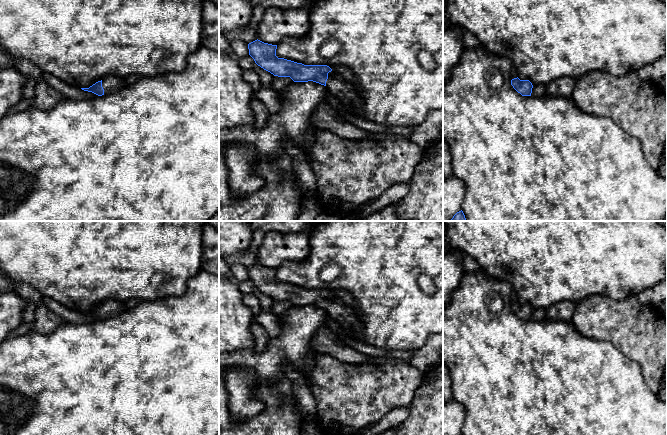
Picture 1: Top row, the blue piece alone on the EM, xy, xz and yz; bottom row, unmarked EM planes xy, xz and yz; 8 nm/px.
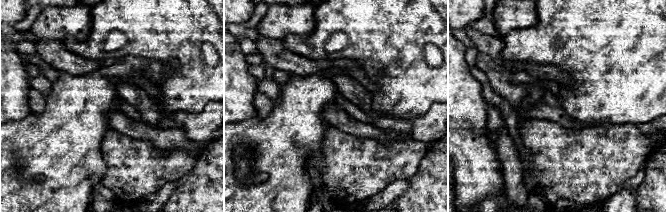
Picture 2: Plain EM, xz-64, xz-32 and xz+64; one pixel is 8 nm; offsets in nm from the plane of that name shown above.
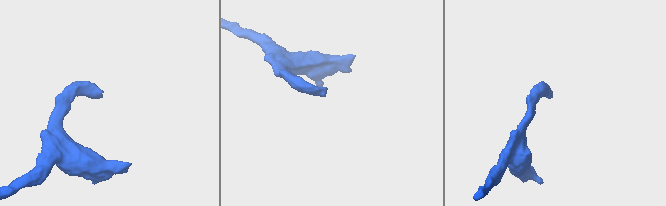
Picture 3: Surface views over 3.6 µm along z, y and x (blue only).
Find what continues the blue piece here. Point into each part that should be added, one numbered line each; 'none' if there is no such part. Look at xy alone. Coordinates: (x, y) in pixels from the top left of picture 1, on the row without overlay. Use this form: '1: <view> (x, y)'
1: xy (111, 308)

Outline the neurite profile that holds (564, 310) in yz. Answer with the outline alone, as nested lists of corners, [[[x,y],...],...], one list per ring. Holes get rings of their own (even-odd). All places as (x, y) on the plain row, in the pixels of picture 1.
[[[565,300],[553,304],[546,309],[544,319],[571,321],[576,309],[576,304],[572,301]]]

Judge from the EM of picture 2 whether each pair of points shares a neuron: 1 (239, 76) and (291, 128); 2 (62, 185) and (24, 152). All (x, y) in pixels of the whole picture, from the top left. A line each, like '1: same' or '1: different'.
1: different
2: same

